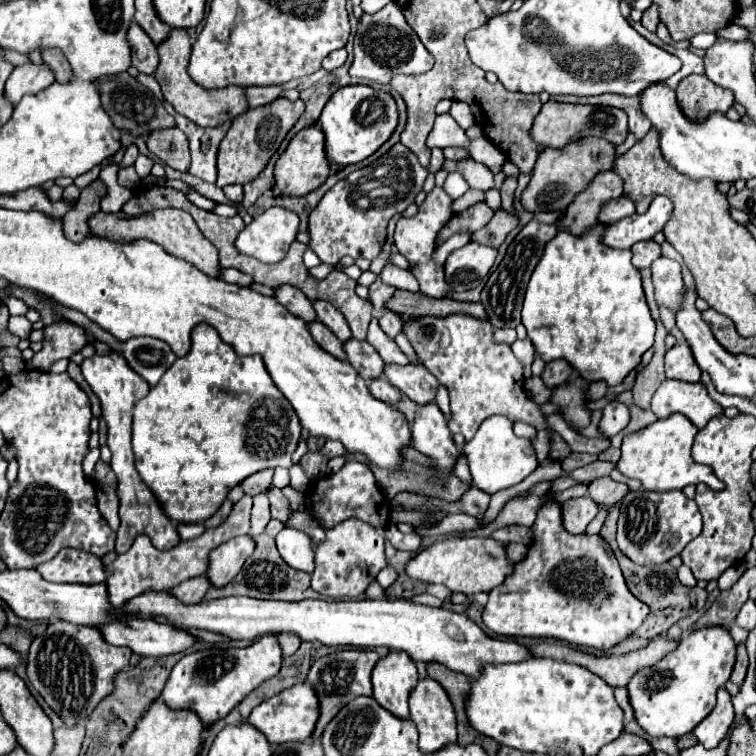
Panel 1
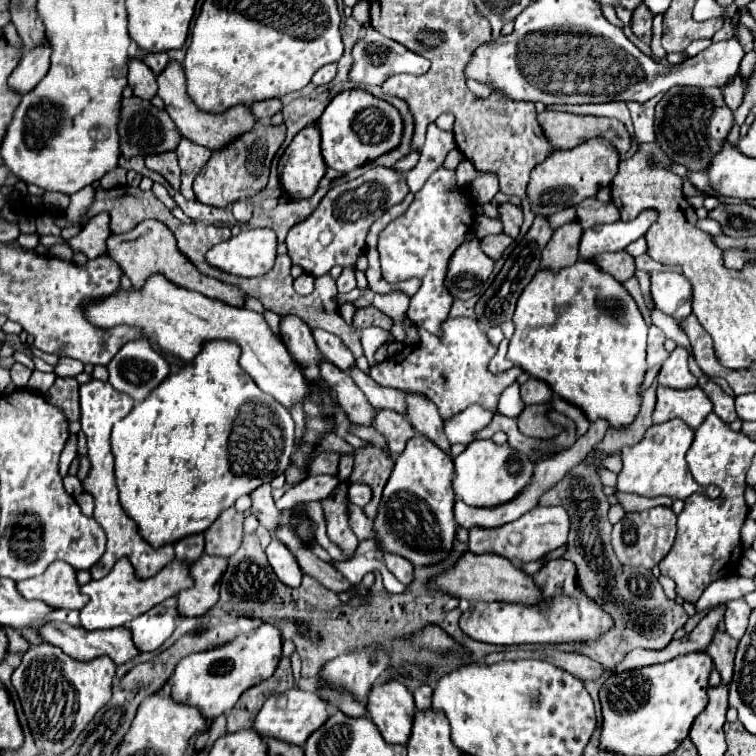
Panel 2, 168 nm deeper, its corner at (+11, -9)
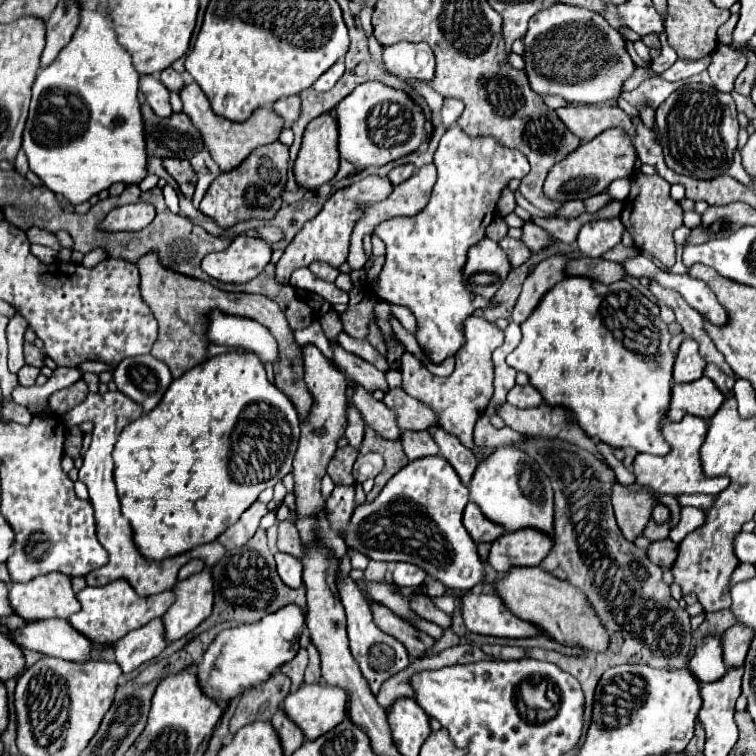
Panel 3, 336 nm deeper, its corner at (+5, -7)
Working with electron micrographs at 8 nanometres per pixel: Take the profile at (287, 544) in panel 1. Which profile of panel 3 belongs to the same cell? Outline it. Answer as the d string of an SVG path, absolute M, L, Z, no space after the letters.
M277 552L277 554L275 554L275 562L277 562L277 572L279 572L281 580L283 580L289 588L299 588L299 586L303 584L303 578L301 578L303 566L301 566L301 562L299 562L295 556Z

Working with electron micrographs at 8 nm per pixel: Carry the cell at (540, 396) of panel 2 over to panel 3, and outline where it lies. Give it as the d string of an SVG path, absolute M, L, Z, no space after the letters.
M527 384L527 386L511 388L511 392L507 394L507 402L517 408L533 408L533 406L543 404L543 396L539 394L539 390L535 390L531 384Z

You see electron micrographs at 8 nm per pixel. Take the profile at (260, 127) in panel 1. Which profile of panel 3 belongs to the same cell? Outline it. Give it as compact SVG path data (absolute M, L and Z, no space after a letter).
M279 140L259 146L253 150L235 170L223 172L215 182L211 182L207 194L201 200L199 210L211 216L219 226L229 228L239 220L269 220L281 206L281 192L287 180L287 162L289 162L289 148Z

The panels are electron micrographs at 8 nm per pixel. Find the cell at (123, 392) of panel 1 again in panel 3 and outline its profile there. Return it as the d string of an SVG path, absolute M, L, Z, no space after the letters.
M117 390L117 392L105 392L105 394L99 394L99 392L89 394L79 406L75 406L71 412L62 416L62 420L67 428L87 421L93 422L93 440L91 440L89 450L83 456L83 466L79 468L79 480L89 490L91 504L95 508L99 542L109 552L109 562L103 568L97 568L91 574L87 574L85 580L89 586L93 586L93 584L107 584L107 582L113 582L117 578L125 578L137 590L137 594L147 596L147 594L157 594L157 592L163 592L167 588L173 588L177 582L179 568L183 564L187 564L189 560L201 558L205 562L205 566L209 568L209 566L215 566L215 562L219 562L219 558L223 558L226 550L223 546L219 546L219 542L211 542L211 544L203 544L203 546L197 546L193 550L187 550L183 554L177 554L173 558L165 558L163 562L149 562L149 560L143 560L139 556L135 540L133 540L131 524L121 514L121 504L117 498L115 482L113 482L111 452L113 452L113 444L119 436L119 430L123 430L131 420L137 420L141 414L143 414L143 408L137 402L133 402L131 398L127 398L123 392Z

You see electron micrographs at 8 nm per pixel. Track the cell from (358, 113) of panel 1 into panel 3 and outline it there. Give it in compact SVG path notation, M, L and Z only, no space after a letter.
M381 82L359 84L347 98L343 98L343 102L339 102L335 112L339 124L339 154L357 168L383 166L407 156L427 138L421 108L405 92Z

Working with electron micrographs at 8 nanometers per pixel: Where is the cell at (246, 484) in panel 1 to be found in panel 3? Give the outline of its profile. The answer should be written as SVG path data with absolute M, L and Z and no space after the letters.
M281 520L279 522L279 536L277 536L277 548L281 552L293 554L295 558L301 558L301 542L299 542L299 534L297 528L291 520Z

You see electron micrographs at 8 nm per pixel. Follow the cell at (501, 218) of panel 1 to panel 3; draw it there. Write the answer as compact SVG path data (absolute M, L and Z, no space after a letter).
M505 236L503 240L499 240L499 246L501 246L501 250L507 254L509 262L513 264L513 268L521 266L521 264L531 256L529 248L527 248L521 240L515 240L515 238L511 238L511 236Z

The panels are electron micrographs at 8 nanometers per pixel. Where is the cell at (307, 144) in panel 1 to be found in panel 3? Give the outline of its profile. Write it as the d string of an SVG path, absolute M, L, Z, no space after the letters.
M327 112L309 122L293 166L293 174L299 186L315 190L321 184L329 182L337 170L337 120Z

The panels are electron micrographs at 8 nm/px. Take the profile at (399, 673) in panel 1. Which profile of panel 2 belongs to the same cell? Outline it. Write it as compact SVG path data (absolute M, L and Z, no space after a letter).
M387 680L385 684L375 686L367 698L367 718L375 722L383 740L389 744L407 744L413 716L413 694L399 680Z

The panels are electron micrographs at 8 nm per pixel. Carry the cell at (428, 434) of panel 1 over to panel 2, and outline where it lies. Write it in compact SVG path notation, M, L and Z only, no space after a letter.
M415 436L409 440L407 448L395 460L395 468L383 488L383 496L373 518L373 540L381 552L403 556L415 566L433 566L447 558L457 536L457 522L453 518L453 506L457 500L453 492L453 474L453 458L441 448L433 446L431 440L425 440L425 436Z

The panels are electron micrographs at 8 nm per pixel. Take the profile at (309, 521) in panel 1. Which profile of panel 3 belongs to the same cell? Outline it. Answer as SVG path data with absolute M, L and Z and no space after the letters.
M444 595L437 598L432 598L432 602L436 607L446 612L448 615L452 615L455 610L454 599L449 595Z

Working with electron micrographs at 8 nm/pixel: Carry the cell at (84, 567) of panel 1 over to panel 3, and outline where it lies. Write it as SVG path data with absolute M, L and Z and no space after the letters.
M43 574L25 584L11 584L9 600L25 620L69 618L81 608L67 574Z

